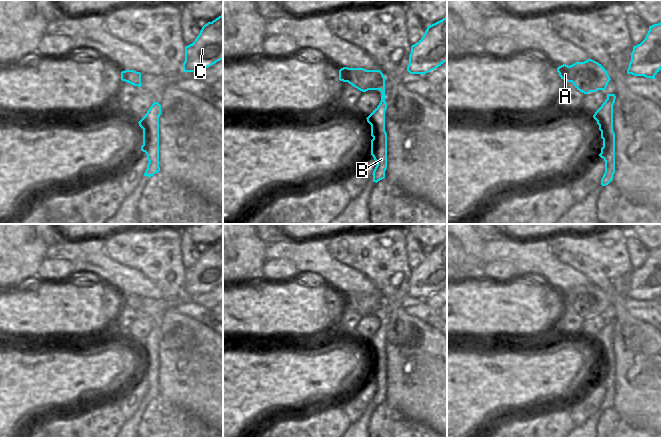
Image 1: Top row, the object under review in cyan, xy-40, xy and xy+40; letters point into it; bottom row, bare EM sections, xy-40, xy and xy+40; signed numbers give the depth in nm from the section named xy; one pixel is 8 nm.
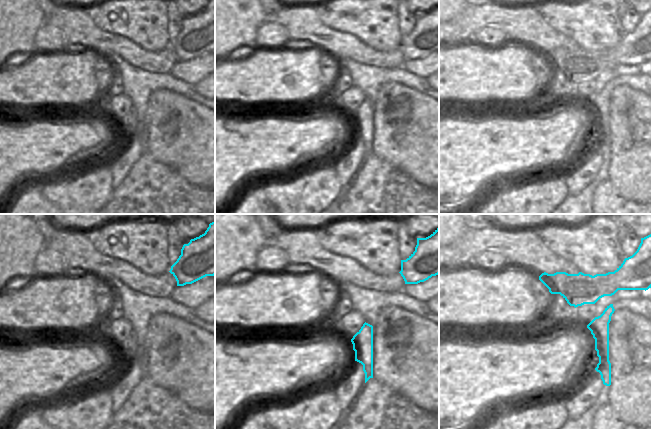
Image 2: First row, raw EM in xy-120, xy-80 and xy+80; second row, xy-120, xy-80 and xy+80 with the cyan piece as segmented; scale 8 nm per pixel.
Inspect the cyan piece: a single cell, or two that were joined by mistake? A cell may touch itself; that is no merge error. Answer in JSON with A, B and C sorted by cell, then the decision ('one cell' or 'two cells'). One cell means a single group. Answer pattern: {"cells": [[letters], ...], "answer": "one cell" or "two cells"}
{"cells": [["A", "B", "C"]], "answer": "one cell"}

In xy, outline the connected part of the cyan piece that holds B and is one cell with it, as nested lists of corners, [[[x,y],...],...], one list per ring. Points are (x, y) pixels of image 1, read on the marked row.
[[[343,67],[339,70],[339,80],[348,82],[358,90],[380,90],[381,101],[373,112],[366,118],[371,125],[371,155],[377,165],[373,171],[373,181],[385,178],[387,169],[387,133],[385,131],[385,77],[380,70],[366,70],[364,68]]]

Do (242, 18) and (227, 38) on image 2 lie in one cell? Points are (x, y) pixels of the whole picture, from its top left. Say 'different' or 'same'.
same

